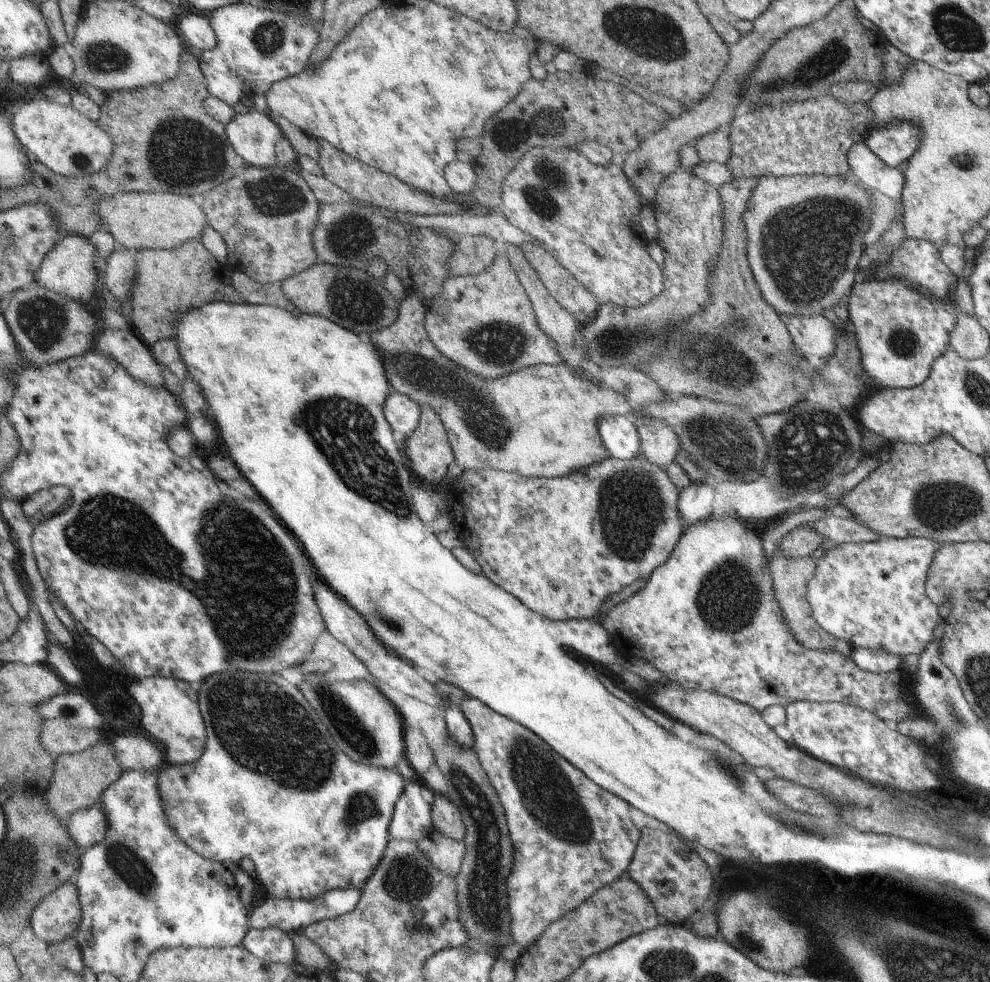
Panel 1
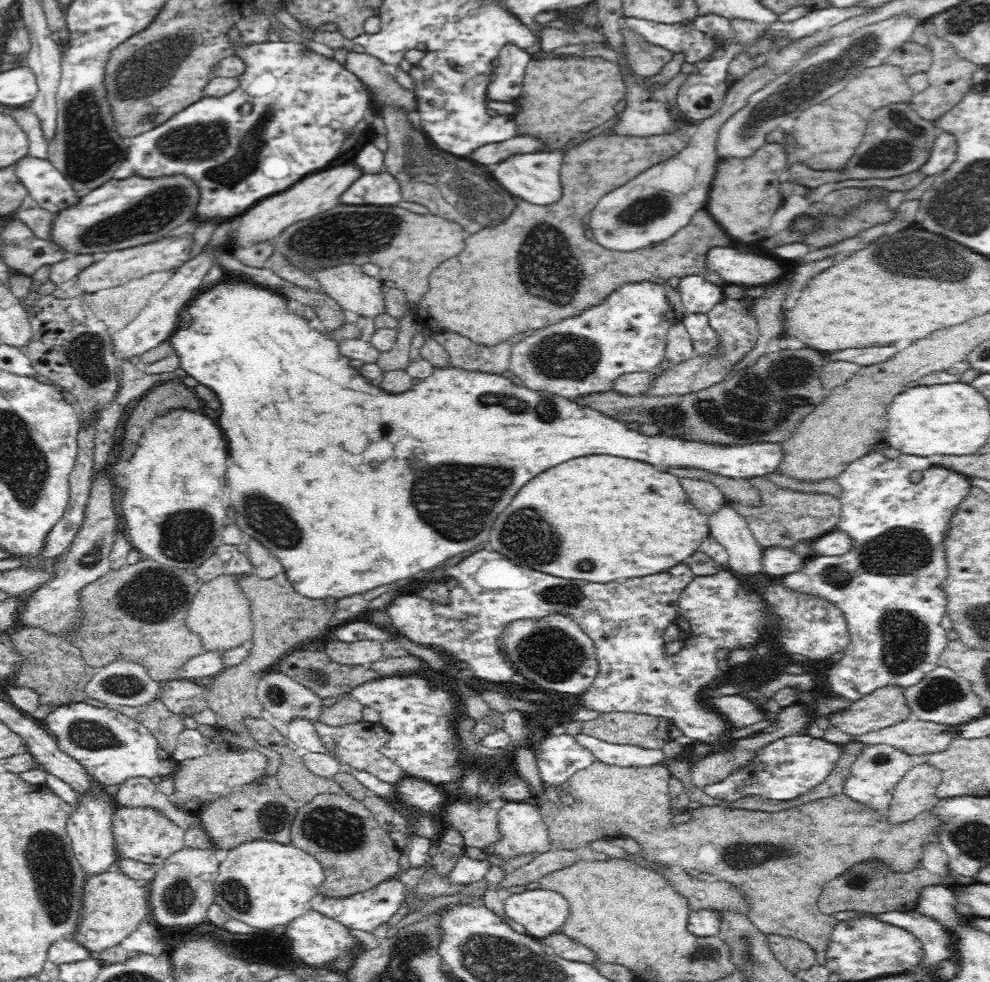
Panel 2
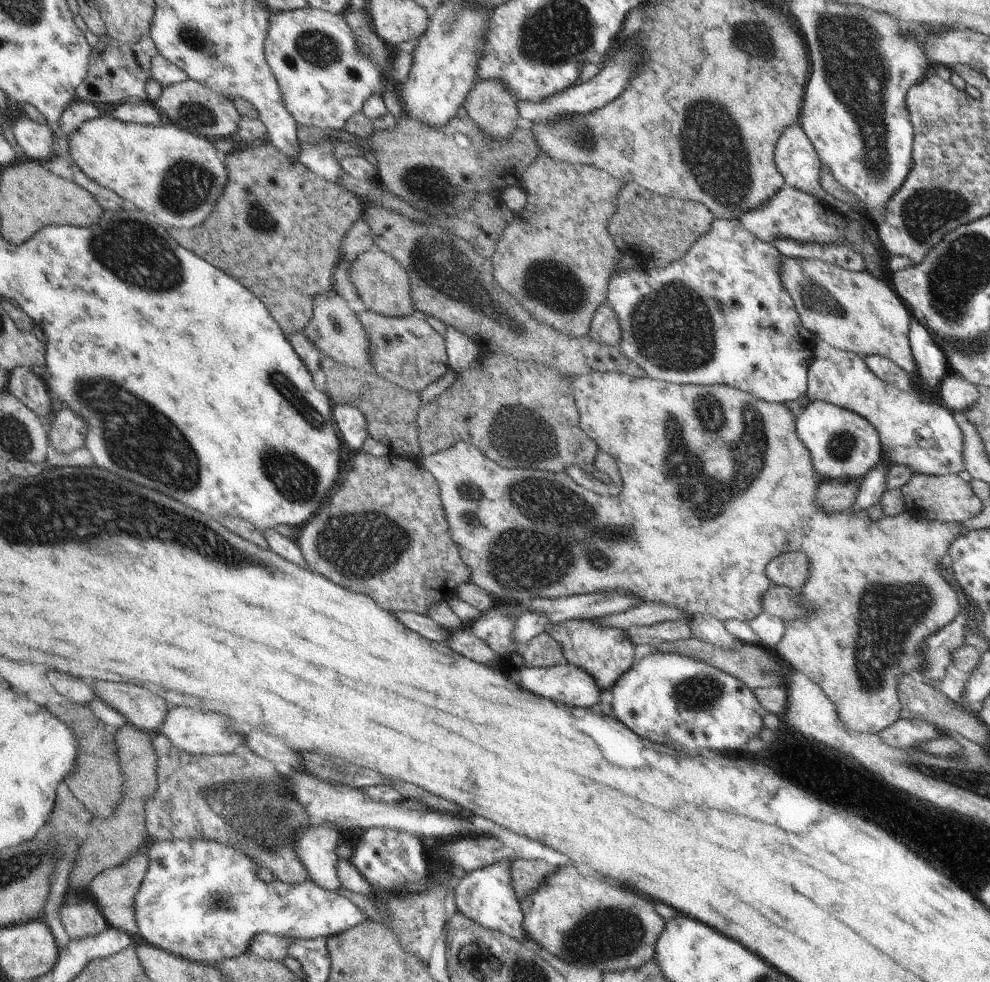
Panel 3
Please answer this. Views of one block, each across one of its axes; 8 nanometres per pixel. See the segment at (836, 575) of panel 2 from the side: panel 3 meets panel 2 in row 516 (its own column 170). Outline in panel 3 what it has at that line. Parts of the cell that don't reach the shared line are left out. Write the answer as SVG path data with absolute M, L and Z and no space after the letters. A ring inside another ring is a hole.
M200 837L152 841L148 857L149 868L135 897L139 940L198 963L219 966L225 959L243 955L261 933L283 934L294 939L331 938L368 919L337 891L325 890L311 880L297 884L264 882L257 876L259 866L243 849L216 840Z

